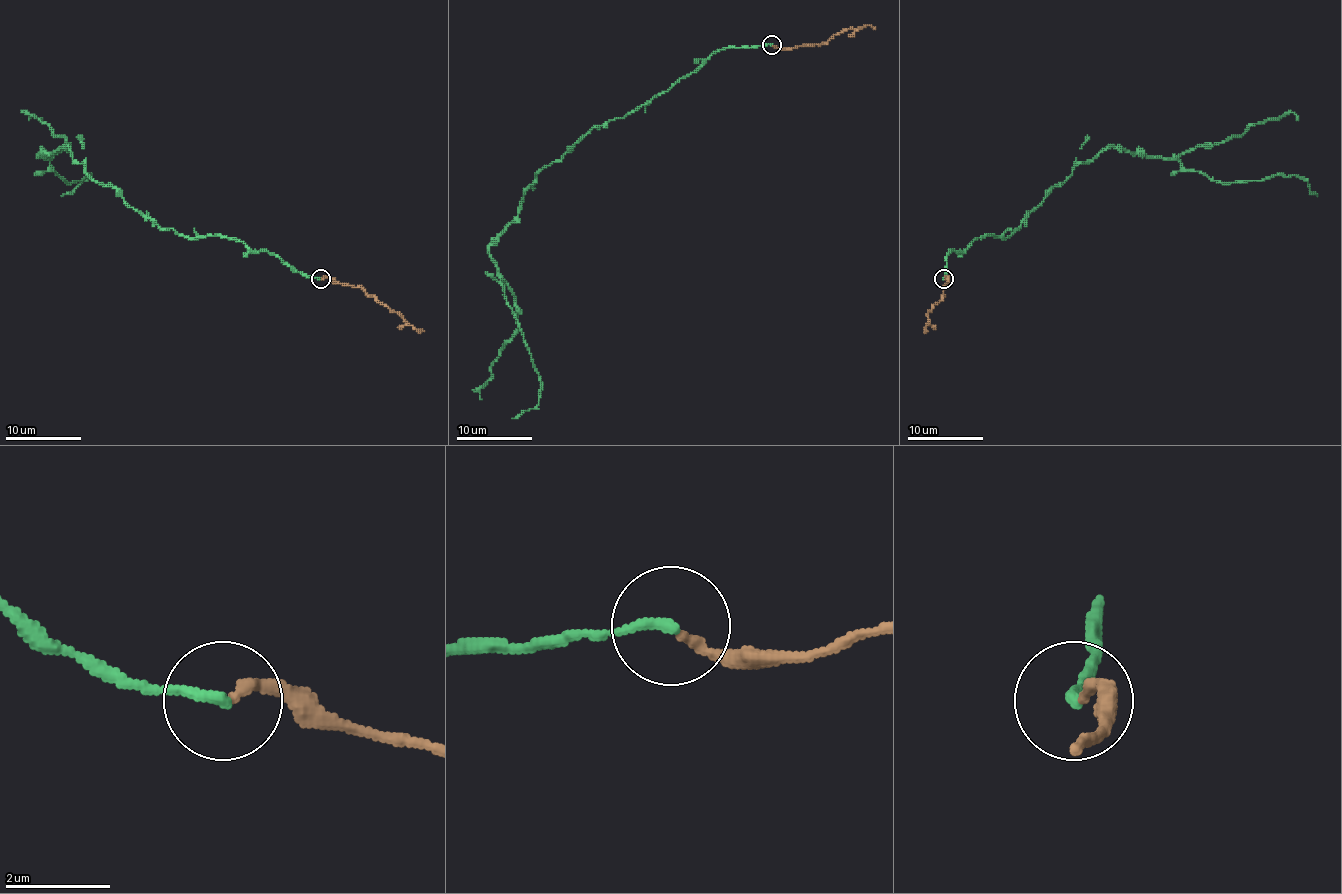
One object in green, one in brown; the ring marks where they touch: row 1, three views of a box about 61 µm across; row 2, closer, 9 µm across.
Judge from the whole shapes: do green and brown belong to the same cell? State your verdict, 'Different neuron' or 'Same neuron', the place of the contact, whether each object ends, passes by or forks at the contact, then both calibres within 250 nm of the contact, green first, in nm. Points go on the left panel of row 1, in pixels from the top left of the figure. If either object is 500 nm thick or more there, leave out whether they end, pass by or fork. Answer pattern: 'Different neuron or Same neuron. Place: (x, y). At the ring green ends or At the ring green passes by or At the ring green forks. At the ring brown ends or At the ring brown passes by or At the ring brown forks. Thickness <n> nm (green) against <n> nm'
Same neuron. Place: (321, 279). At the ring green ends. At the ring brown ends. Thickness 220 nm (green) against 200 nm

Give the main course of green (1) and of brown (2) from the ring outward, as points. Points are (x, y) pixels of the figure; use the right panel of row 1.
1: (943, 279), (950, 251), (1007, 238), (1072, 169), (1116, 146), (1175, 158), (1220, 183), (1302, 177), (1317, 196)
2: (945, 279), (947, 278), (943, 297), (928, 314), (924, 329), (928, 331)

